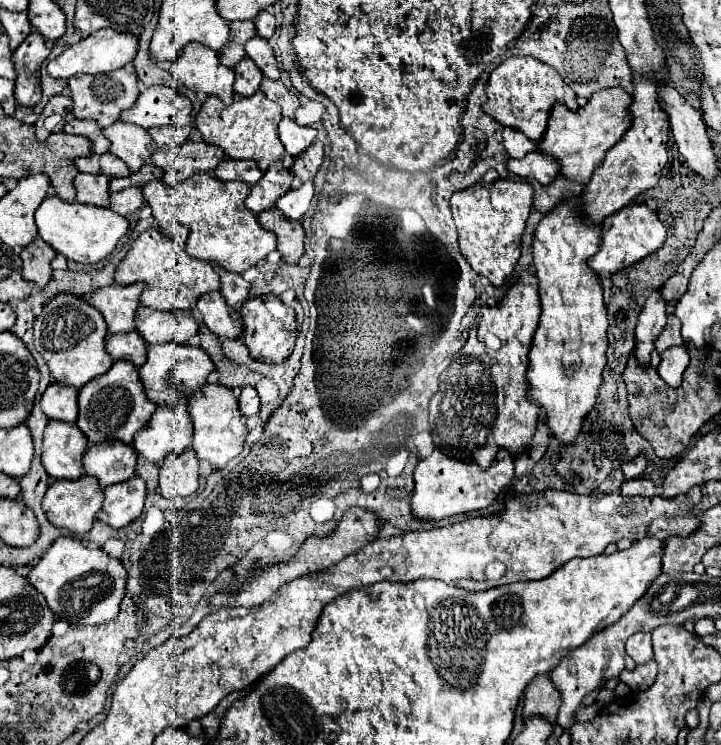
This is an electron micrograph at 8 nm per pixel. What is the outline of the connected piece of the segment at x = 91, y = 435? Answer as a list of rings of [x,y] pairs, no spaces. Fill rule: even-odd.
[[[114,362],[114,366],[106,374],[82,386],[82,390],[78,392],[78,408],[80,412],[76,426],[84,432],[84,436],[92,444],[114,442],[114,440],[130,444],[134,434],[148,424],[150,416],[156,410],[156,404],[152,404],[146,398],[136,366],[130,362]]]

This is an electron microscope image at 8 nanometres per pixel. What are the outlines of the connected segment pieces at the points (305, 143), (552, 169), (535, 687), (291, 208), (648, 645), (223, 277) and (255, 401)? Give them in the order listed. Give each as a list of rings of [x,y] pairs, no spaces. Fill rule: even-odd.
[[[282,118],[278,130],[280,130],[280,140],[282,140],[282,144],[290,156],[298,156],[316,140],[314,128],[300,126],[292,118]]]
[[[530,152],[522,160],[508,160],[508,170],[520,178],[532,178],[540,184],[550,184],[560,174],[556,158],[542,152]]]
[[[538,674],[538,678],[534,678],[530,682],[530,686],[526,688],[526,694],[524,694],[524,718],[528,720],[534,714],[542,714],[550,722],[556,722],[560,704],[562,704],[562,698],[560,698],[556,686],[552,686],[550,676]]]
[[[304,182],[300,188],[288,190],[282,198],[278,198],[276,208],[290,220],[302,220],[302,216],[310,208],[312,196],[314,196],[314,184]]]
[[[638,632],[628,638],[626,642],[626,654],[640,666],[652,660],[652,634]]]
[[[214,266],[218,276],[220,276],[220,282],[222,282],[222,296],[226,298],[228,306],[238,306],[242,304],[246,298],[248,298],[248,292],[250,292],[250,284],[240,276],[240,274],[234,274],[234,272],[228,272],[220,266]]]
[[[246,386],[238,398],[238,408],[242,410],[244,416],[254,416],[260,410],[260,398],[258,392],[252,386]]]

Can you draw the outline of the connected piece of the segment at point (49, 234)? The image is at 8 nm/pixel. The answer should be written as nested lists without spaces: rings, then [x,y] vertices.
[[[48,196],[36,210],[36,226],[38,236],[48,242],[56,254],[62,254],[78,264],[96,264],[106,258],[114,250],[116,242],[126,234],[128,220],[110,208],[98,208],[80,202],[66,204],[58,196]]]

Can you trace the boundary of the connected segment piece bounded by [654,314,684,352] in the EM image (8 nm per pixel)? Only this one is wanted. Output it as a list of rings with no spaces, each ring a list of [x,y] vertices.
[[[670,314],[668,316],[668,322],[666,322],[666,326],[664,326],[664,330],[662,330],[662,334],[654,340],[654,350],[656,352],[662,352],[662,350],[666,350],[670,344],[684,344],[684,340],[680,340],[680,328],[678,328],[678,318],[674,316],[674,314]]]

